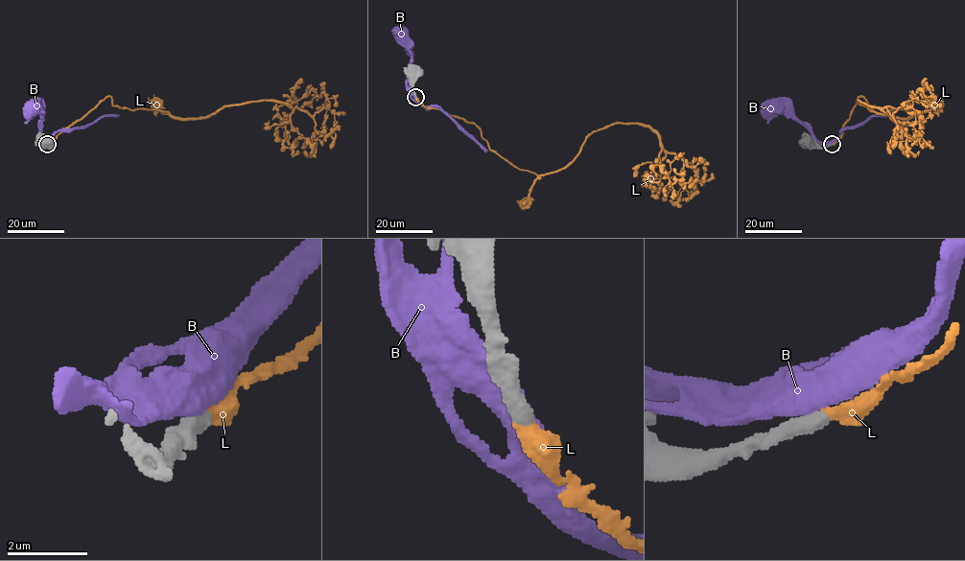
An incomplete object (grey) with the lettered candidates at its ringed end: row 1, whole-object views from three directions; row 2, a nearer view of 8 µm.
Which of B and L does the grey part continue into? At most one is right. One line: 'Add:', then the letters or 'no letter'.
Add: L

